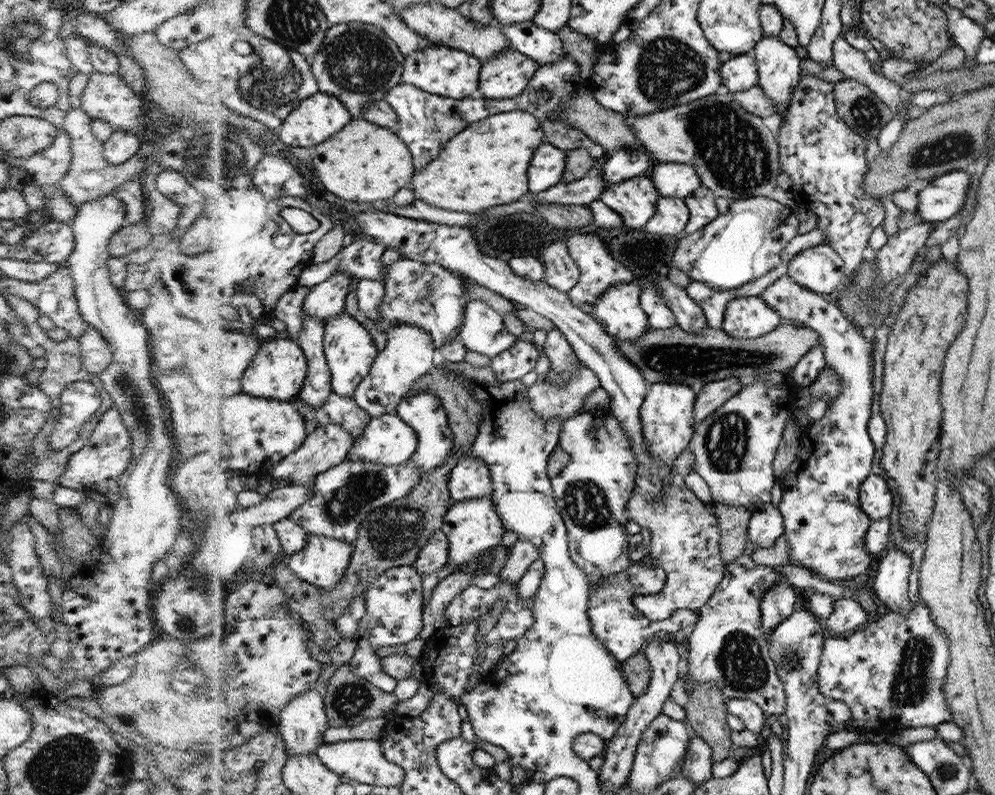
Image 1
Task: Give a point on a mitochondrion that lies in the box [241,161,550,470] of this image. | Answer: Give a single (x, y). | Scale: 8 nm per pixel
(429, 294)

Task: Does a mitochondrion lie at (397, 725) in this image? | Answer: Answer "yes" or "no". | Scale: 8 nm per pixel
no

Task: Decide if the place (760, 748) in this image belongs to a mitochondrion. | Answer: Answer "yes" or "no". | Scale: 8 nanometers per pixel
no

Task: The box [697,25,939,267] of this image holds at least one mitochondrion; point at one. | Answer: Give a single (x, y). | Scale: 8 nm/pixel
(865, 114)

